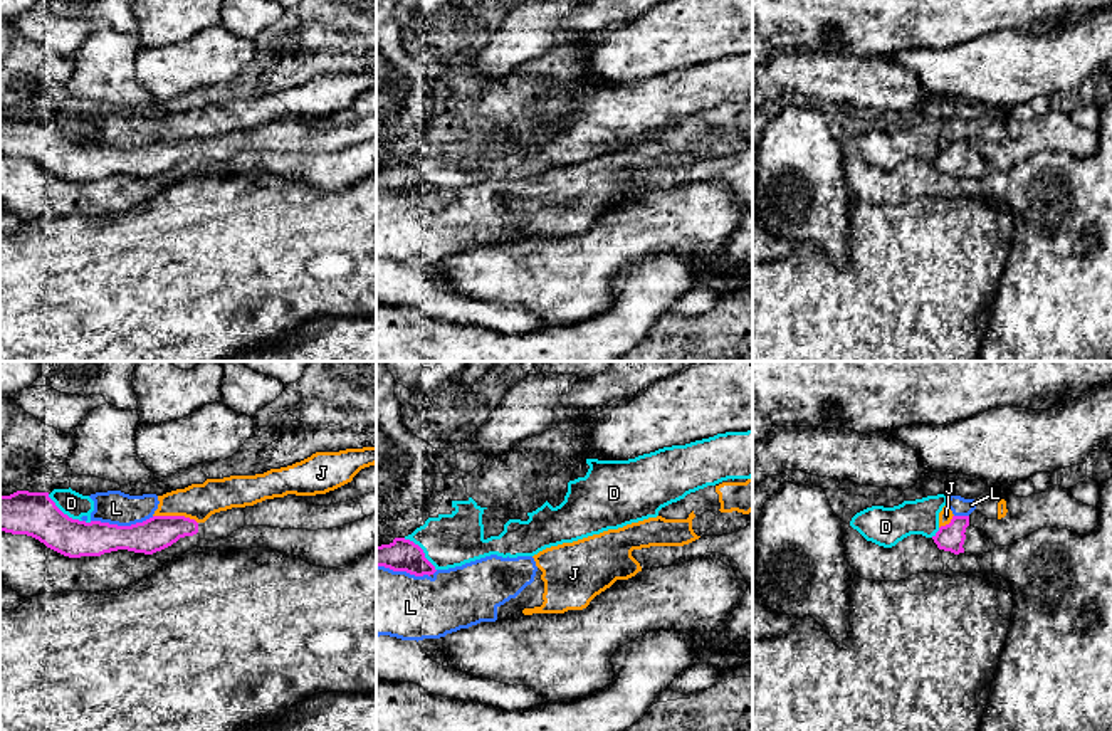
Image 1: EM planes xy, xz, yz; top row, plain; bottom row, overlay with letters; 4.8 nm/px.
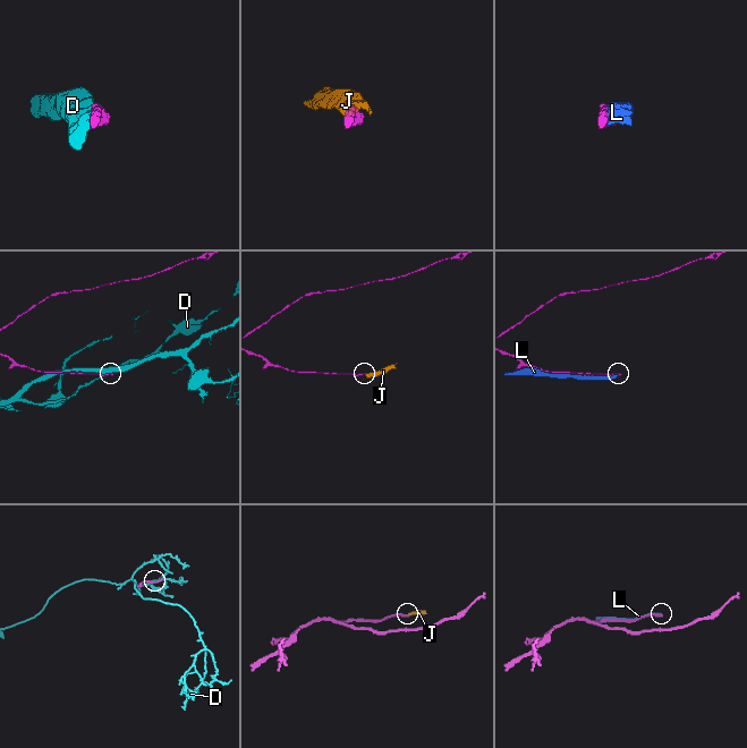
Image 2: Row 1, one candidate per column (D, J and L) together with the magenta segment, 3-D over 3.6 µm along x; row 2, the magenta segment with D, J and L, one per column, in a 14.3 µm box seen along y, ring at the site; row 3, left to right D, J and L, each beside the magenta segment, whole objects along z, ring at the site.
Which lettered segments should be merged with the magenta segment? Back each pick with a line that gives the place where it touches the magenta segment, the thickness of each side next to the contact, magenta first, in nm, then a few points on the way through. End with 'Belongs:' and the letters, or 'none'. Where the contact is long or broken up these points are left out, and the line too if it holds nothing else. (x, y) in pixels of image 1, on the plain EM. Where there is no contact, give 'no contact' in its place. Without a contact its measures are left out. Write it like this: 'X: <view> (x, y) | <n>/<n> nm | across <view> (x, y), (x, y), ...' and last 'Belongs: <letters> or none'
Belongs: none

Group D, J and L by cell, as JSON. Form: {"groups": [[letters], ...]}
{"groups": [["D"], ["J", "L"]]}

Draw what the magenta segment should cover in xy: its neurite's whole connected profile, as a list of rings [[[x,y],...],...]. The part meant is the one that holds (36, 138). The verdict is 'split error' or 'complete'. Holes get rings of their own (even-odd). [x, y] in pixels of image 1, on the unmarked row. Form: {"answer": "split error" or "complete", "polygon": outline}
{"answer": "complete", "polygon": [[[17,114],[0,119],[0,155],[27,158],[64,180],[81,181],[118,173],[153,178],[197,158],[198,146],[185,139],[153,139],[131,150],[86,146],[64,138],[49,116]]]}

